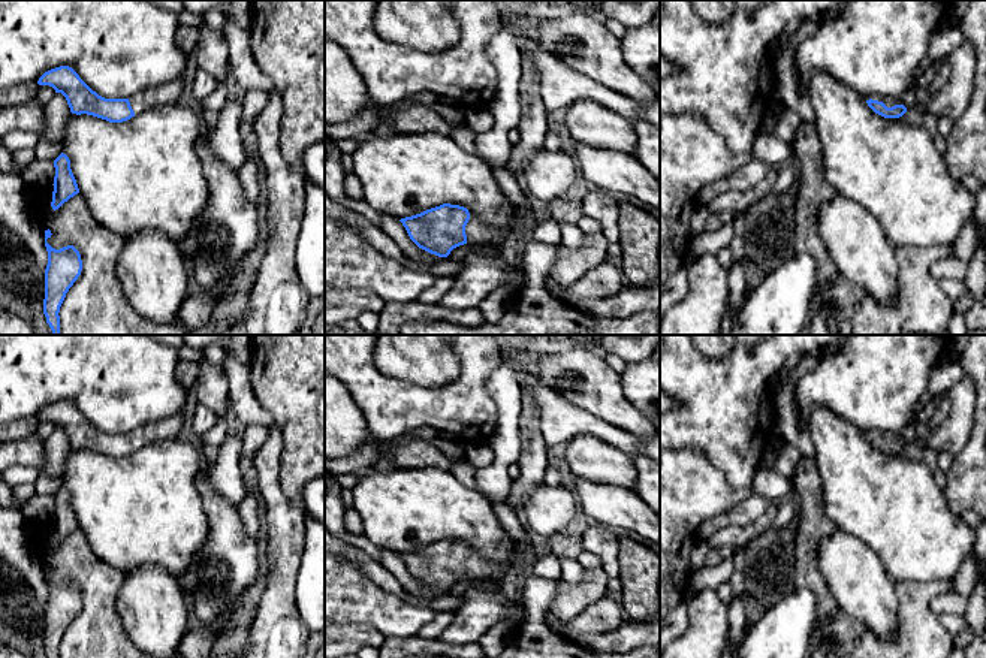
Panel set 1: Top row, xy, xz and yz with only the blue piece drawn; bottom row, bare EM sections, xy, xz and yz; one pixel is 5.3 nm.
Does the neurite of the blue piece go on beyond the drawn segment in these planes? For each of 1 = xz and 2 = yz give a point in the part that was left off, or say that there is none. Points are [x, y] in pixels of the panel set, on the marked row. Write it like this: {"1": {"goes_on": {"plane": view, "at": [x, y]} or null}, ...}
{"1": {"goes_on": {"plane": "xz", "at": [478, 232]}}, "2": {"goes_on": {"plane": "yz", "at": [889, 102]}}}

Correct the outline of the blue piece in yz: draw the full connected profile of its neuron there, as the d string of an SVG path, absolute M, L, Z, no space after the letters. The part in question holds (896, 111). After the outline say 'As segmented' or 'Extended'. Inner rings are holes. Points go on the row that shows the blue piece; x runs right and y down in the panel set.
M869 96L866 103L875 114L884 118L899 118L907 112L899 99Z. Extended

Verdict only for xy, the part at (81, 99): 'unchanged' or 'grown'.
grown

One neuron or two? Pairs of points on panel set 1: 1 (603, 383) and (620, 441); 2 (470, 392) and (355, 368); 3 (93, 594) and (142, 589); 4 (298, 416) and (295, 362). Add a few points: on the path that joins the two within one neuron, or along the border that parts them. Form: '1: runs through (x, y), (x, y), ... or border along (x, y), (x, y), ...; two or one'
1: border along (584, 410), (644, 438); two
2: runs through (442, 400), (386, 400), (383, 397); one
3: border along (126, 573), (117, 597), (117, 612), (123, 627); two
4: runs through (298, 403), (298, 376); one

